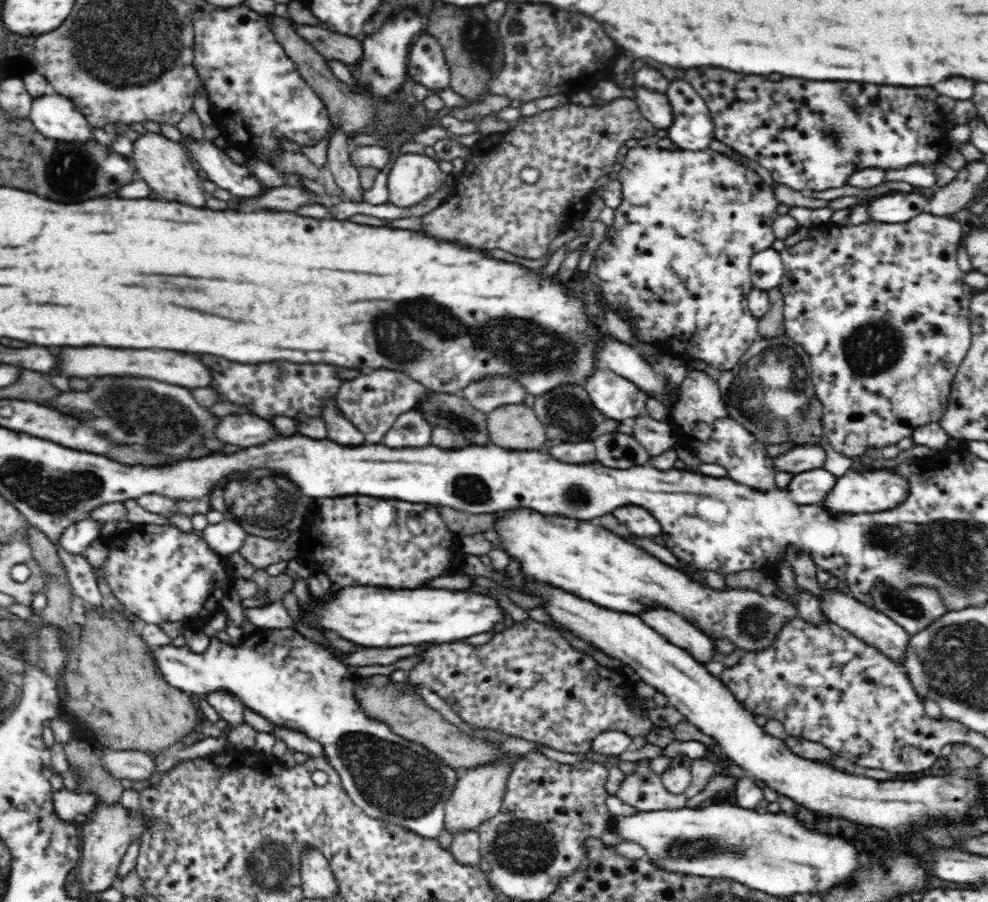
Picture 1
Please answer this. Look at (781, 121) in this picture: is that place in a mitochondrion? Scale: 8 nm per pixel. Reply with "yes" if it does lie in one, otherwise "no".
no

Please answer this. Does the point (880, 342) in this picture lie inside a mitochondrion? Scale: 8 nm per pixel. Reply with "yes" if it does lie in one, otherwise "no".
yes

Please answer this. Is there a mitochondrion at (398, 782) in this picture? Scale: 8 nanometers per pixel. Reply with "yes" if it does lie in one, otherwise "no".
yes

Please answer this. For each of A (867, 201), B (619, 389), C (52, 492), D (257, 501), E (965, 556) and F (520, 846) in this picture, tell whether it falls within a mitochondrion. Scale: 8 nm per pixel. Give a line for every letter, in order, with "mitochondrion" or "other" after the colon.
A: other
B: other
C: mitochondrion
D: mitochondrion
E: mitochondrion
F: mitochondrion

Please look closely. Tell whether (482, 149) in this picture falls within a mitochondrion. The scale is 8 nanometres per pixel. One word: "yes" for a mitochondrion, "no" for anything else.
no

